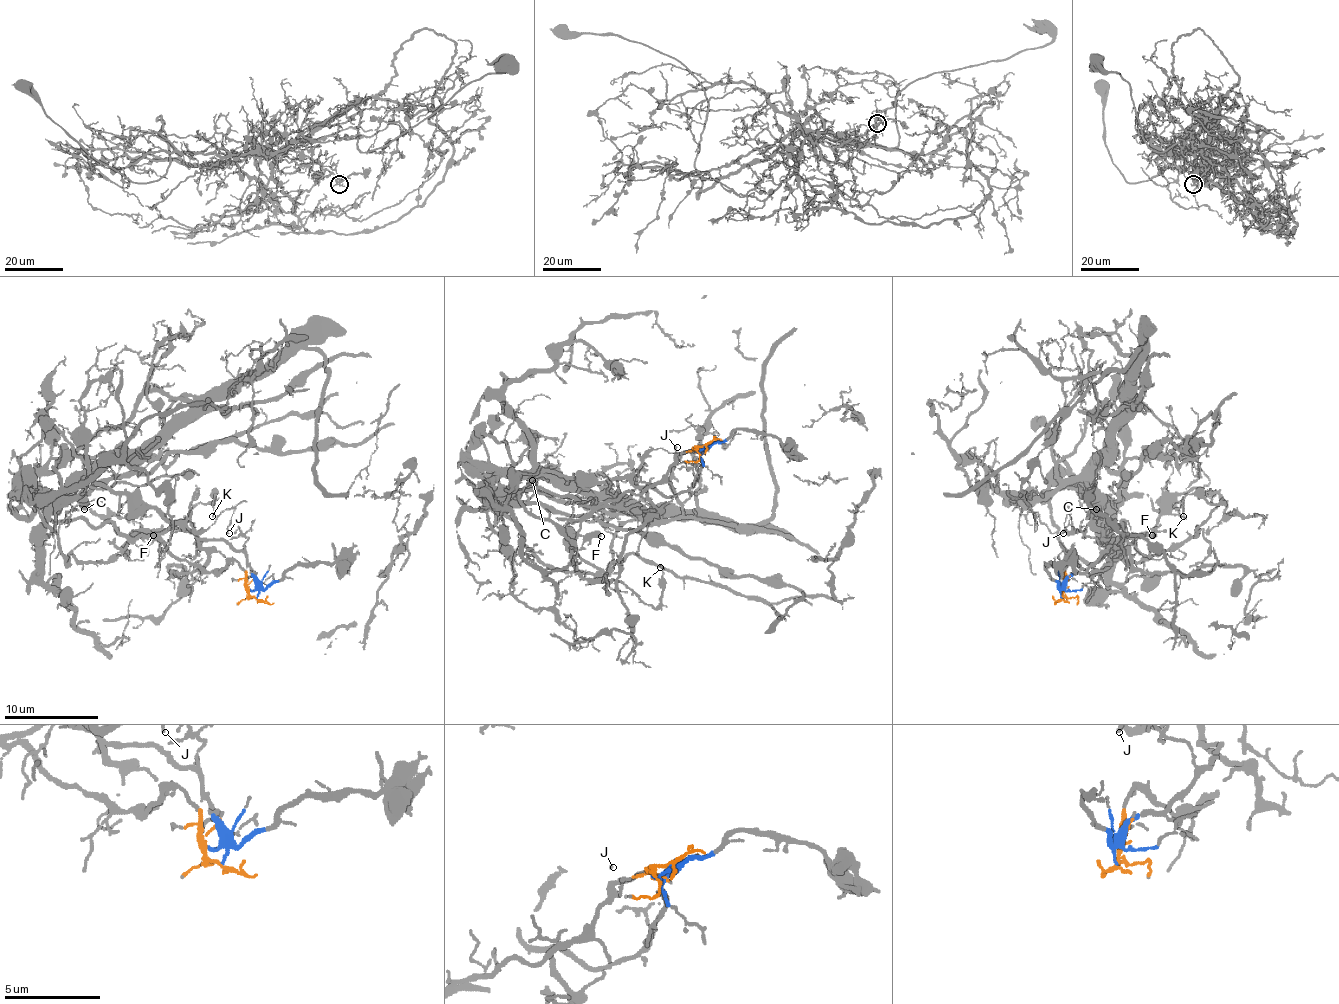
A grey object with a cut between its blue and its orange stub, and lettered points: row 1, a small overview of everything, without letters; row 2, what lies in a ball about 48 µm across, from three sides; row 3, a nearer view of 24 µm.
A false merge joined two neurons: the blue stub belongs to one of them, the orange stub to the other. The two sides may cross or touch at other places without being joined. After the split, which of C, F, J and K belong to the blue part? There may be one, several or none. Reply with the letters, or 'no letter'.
J

